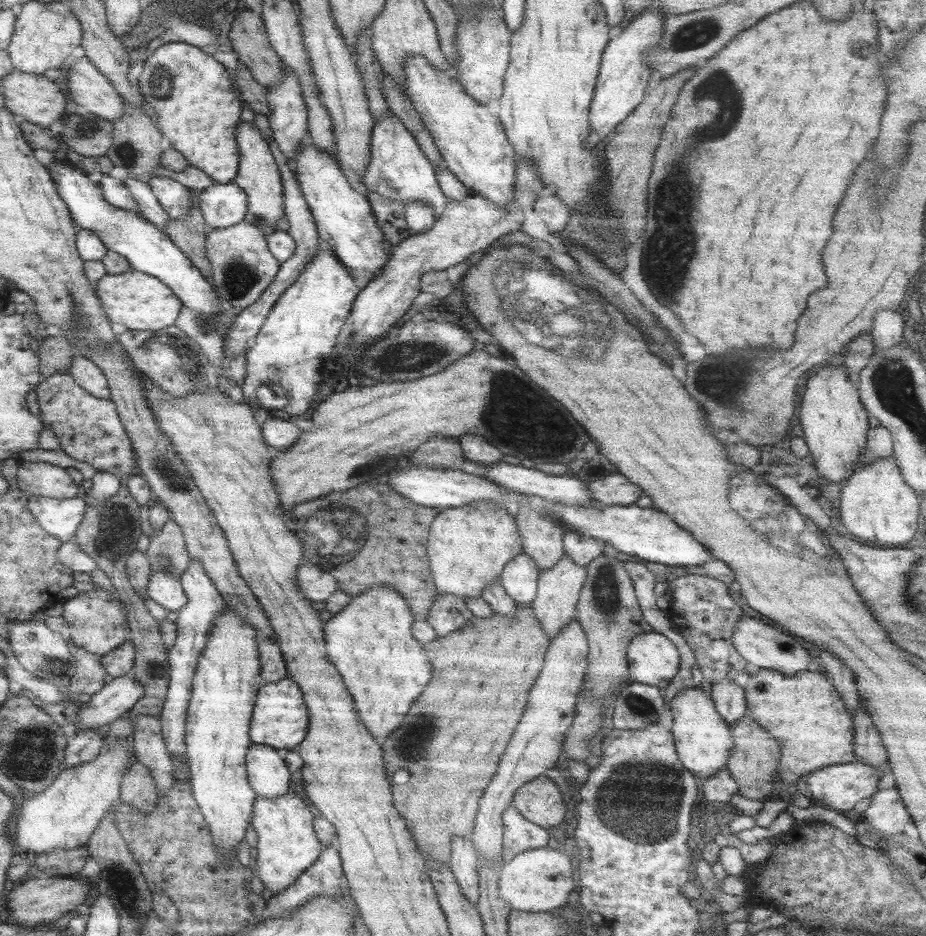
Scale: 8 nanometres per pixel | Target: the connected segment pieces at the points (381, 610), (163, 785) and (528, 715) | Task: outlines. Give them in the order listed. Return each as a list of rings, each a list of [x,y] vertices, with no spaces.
[[[371,588],[355,596],[339,614],[325,622],[325,654],[341,674],[363,728],[373,738],[385,738],[399,728],[411,702],[429,680],[429,664],[421,644],[411,636],[411,616],[405,600],[389,588]]]
[[[125,712],[121,718],[129,718],[133,734],[133,758],[147,766],[151,772],[159,796],[163,796],[175,782],[173,760],[169,760],[167,744],[161,736],[161,722],[149,714]]]
[[[571,622],[571,626],[565,626],[565,630],[561,630],[553,642],[549,642],[543,668],[533,688],[529,690],[525,712],[519,724],[515,726],[515,732],[507,744],[507,750],[499,758],[497,772],[485,786],[479,800],[479,810],[475,812],[473,832],[469,834],[469,840],[473,844],[473,850],[477,852],[477,860],[483,866],[503,864],[503,858],[501,858],[503,824],[499,816],[509,806],[515,790],[523,786],[525,782],[543,776],[545,770],[555,768],[555,762],[563,750],[565,732],[569,730],[569,724],[575,718],[575,702],[581,690],[579,684],[583,684],[585,670],[587,670],[587,652],[589,652],[587,636],[583,628],[579,626],[579,622]]]

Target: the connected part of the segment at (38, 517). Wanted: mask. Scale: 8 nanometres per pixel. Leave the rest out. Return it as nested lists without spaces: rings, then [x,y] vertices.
[[[27,498],[27,512],[35,518],[37,526],[47,534],[57,540],[69,542],[75,536],[77,526],[81,524],[85,516],[87,504],[81,498],[65,498],[65,500],[55,500],[55,498]]]

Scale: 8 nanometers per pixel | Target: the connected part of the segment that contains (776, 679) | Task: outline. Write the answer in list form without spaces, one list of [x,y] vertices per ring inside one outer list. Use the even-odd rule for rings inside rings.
[[[751,668],[743,690],[747,698],[747,716],[751,716],[763,732],[773,736],[781,748],[777,774],[787,788],[793,788],[801,776],[819,768],[855,760],[851,720],[823,674],[801,670],[783,676],[767,668]]]

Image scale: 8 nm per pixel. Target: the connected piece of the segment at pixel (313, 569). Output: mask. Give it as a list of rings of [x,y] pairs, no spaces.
[[[305,564],[297,568],[297,588],[299,594],[311,604],[325,602],[331,594],[337,592],[337,580],[331,572],[321,570],[317,564]]]

